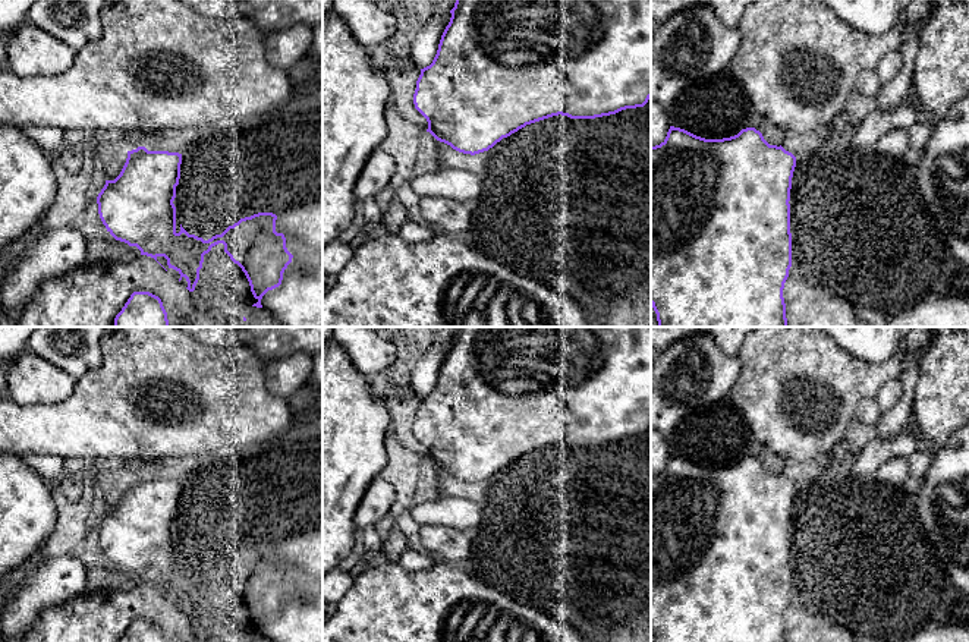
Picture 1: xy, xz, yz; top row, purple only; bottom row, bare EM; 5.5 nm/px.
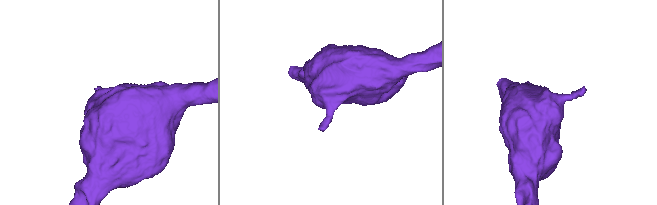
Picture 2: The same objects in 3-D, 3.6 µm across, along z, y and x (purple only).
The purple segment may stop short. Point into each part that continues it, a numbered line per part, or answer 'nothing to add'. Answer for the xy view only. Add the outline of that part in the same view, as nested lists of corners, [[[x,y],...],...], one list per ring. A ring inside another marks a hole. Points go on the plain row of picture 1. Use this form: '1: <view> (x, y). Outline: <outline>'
nothing to add

